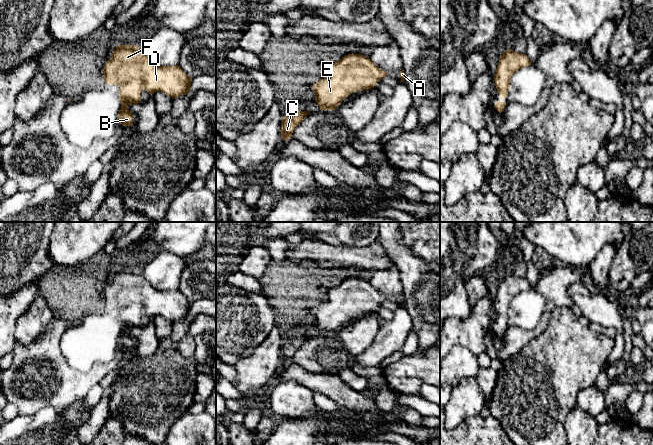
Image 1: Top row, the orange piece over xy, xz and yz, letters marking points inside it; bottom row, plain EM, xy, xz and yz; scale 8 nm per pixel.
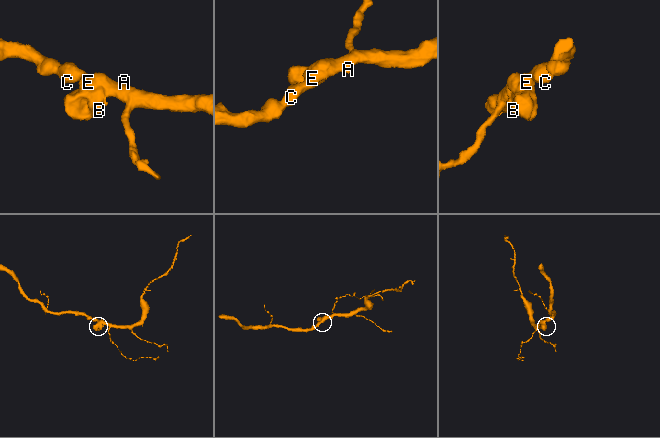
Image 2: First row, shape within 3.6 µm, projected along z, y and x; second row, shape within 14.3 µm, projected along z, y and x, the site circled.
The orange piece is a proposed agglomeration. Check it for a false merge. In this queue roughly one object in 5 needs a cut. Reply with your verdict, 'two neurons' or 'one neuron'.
one neuron

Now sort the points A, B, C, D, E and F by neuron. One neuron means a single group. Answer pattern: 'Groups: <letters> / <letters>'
Groups: A B C D E F

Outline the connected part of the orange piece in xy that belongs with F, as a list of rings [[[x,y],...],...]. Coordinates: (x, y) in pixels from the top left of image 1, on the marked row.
[[[118,45],[112,57],[105,63],[103,76],[105,85],[118,85],[121,109],[118,113],[118,123],[124,126],[133,125],[131,110],[127,107],[141,103],[141,91],[145,89],[149,94],[161,91],[172,99],[186,95],[191,87],[191,78],[177,66],[158,66],[150,61],[138,46]]]

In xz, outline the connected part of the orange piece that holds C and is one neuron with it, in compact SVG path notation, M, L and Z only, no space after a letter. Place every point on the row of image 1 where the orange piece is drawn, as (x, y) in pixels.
M299 111L283 117L281 124L281 137L282 140L291 138L296 127L306 118L309 114L307 111Z

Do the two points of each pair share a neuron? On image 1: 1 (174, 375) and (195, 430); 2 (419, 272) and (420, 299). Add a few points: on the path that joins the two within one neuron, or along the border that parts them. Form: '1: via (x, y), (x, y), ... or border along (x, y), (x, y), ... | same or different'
1: border along (186, 412), (169, 429) | different
2: via (420, 279), (421, 292) | same

